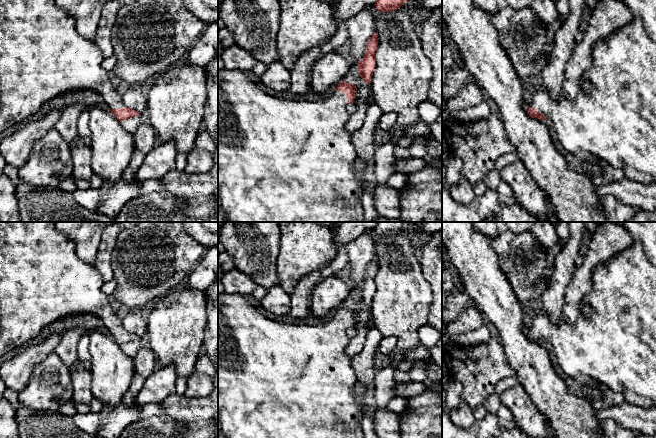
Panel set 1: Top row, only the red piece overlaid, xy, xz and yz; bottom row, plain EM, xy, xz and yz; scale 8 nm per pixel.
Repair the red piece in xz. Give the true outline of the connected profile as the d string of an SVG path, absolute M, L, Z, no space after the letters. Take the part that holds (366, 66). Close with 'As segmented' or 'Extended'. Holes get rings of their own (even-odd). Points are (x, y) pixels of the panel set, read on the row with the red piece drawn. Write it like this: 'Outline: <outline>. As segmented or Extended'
Outline: M374 34L370 37L367 42L366 52L363 58L357 63L357 69L359 76L367 84L371 83L373 71L376 66L375 62L375 52L378 48L377 34Z. As segmented

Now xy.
Outline: M0 0L0 133L14 124L26 122L48 100L62 93L78 90L94 90L98 92L102 96L103 101L109 106L109 110L120 122L140 116L140 112L124 105L121 89L117 86L111 73L101 66L103 59L103 54L94 44L93 40L86 39L77 31L75 21L56 3L56 0Z. Extended

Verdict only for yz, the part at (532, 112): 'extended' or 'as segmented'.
extended

